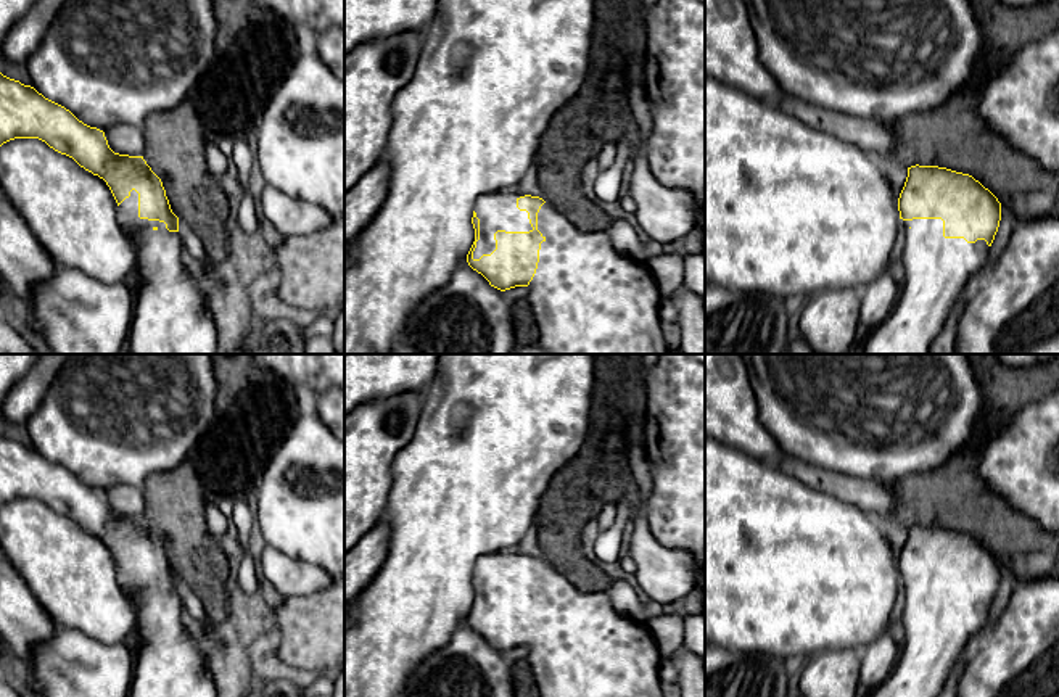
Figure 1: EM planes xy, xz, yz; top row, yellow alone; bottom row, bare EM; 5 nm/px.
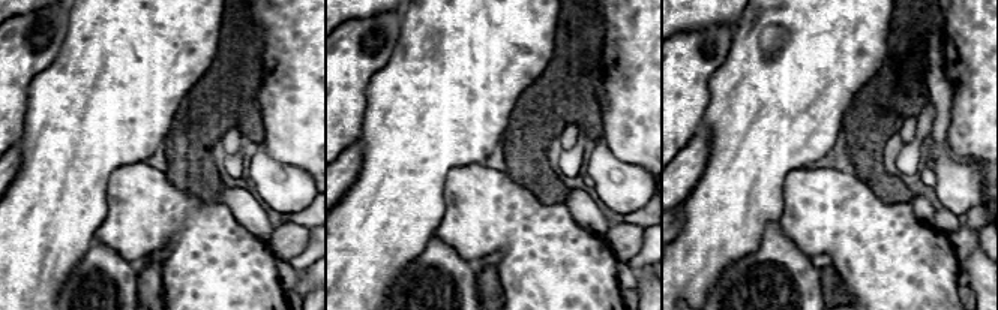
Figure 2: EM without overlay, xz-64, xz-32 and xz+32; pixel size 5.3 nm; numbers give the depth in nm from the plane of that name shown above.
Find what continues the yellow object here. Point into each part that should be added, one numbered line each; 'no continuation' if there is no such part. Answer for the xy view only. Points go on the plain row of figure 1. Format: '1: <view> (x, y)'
1: xy (168, 660)

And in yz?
1: yz (937, 630)

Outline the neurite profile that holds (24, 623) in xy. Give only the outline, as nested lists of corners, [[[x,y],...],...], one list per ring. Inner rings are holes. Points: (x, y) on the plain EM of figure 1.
[[[0,547],[0,639],[6,654],[27,662],[56,625]]]

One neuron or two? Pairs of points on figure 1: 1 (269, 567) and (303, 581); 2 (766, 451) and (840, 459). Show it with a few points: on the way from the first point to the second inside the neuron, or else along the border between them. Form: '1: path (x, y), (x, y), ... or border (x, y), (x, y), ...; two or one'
1: path (277, 569), (295, 578); one
2: border (760, 420), (782, 451); two

